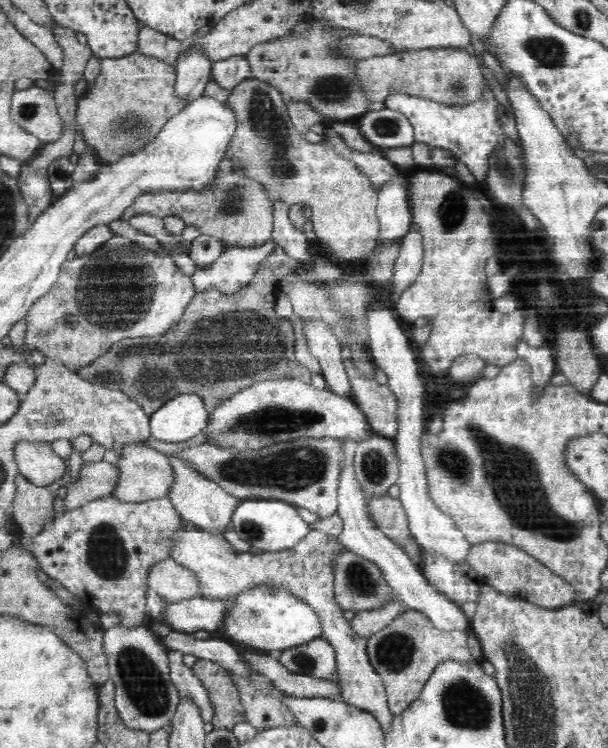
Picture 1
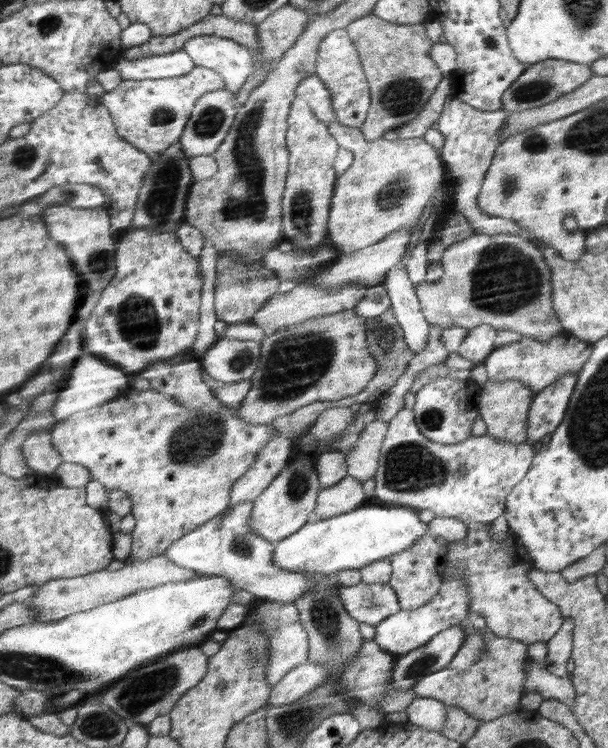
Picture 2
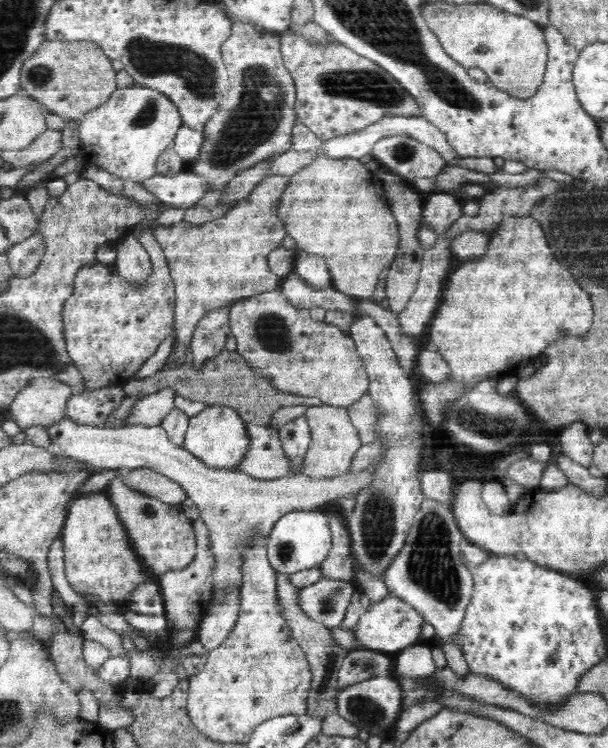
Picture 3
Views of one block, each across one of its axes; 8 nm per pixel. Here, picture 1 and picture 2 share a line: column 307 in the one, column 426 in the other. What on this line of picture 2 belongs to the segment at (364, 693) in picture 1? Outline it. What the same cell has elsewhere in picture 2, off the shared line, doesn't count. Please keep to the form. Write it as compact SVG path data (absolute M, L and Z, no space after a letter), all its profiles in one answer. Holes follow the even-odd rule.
M428 534L420 541L415 541L414 547L389 557L393 574L387 583L396 592L401 610L417 610L420 606L424 607L438 593L444 580L446 552L446 542Z

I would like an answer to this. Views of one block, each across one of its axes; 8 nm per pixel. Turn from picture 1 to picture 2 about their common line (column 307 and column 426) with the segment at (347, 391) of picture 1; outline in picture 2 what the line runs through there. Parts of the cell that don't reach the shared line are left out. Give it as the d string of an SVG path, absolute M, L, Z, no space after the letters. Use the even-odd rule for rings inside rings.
M396 263L388 270L383 286L391 300L391 309L405 333L405 340L414 356L422 353L426 347L430 324L424 318L415 286L408 279L407 269L402 263Z

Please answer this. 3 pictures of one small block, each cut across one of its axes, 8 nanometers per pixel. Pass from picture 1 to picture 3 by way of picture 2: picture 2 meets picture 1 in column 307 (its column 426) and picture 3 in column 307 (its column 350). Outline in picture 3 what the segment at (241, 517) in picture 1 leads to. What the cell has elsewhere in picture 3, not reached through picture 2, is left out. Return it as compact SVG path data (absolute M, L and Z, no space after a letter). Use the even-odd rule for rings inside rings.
M294 511L280 517L268 534L267 557L277 574L295 572L318 567L333 547L328 516L321 511Z

